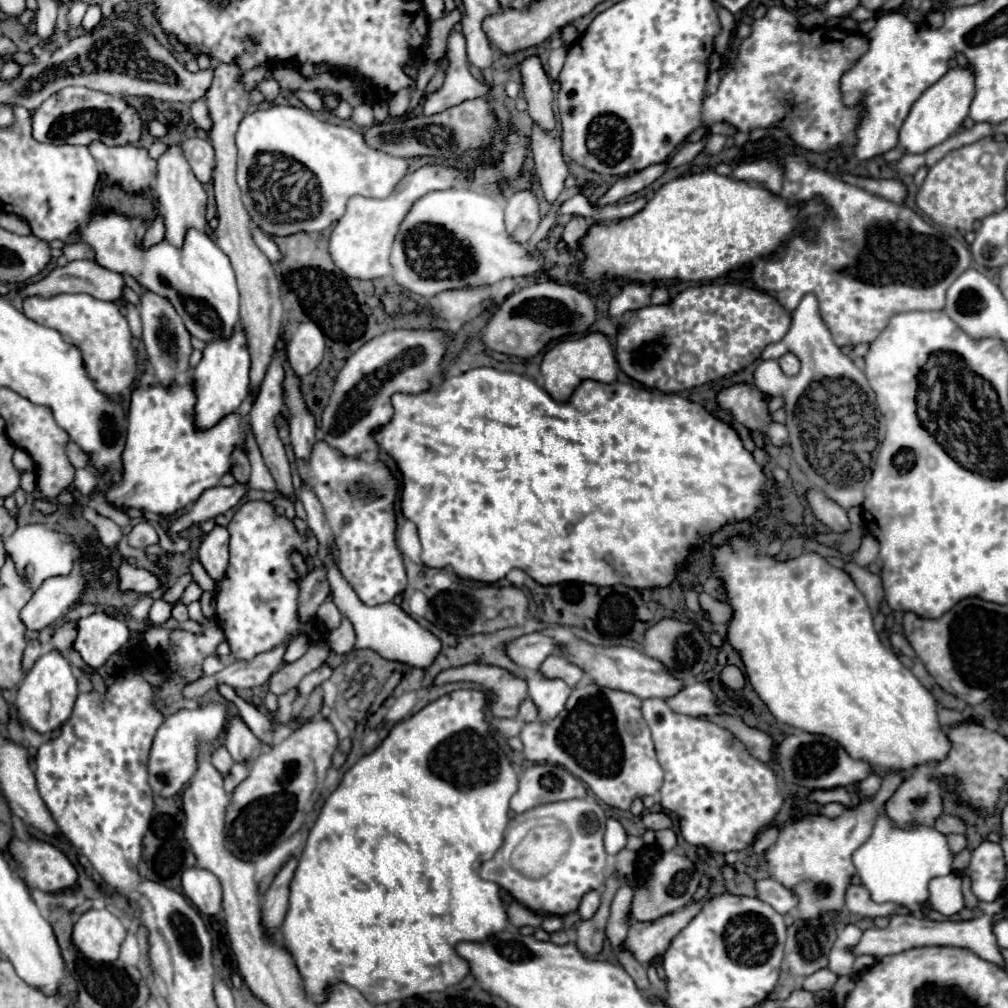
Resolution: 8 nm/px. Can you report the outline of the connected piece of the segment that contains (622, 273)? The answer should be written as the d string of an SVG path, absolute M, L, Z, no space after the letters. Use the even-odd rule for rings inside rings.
M707 170L707 172L701 172L701 174L691 174L691 176L685 176L685 178L677 178L677 180L669 182L669 184L665 184L663 188L659 188L653 194L653 198L649 200L649 204L639 214L635 214L635 216L631 216L627 220L621 220L617 224L591 226L585 240L581 240L581 244L583 244L583 276L587 276L591 280L599 280L601 276L607 276L607 278L633 276L633 280L671 280L671 278L677 278L677 280L715 280L715 278L727 274L727 270L749 264L757 256L767 256L767 254L775 252L785 240L789 240L793 236L793 230L797 226L795 214L797 214L795 208L789 208L789 204L785 204L779 196L771 194L767 188L749 186L747 182L733 180L729 176L721 176L721 174L713 172L713 170Z

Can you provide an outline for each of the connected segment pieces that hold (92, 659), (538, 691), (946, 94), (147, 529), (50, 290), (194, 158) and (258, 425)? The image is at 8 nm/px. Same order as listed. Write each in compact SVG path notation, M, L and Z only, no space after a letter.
M93 612L87 618L77 620L77 638L73 650L91 666L99 668L107 658L129 640L129 628L123 620L105 612Z
M535 672L529 678L529 698L539 708L539 720L551 720L561 712L571 688L561 678L547 678L543 672Z
M955 68L949 70L937 84L927 88L921 98L913 104L909 116L905 118L901 130L899 130L899 144L897 148L903 154L923 154L931 150L933 146L945 142L949 136L953 136L969 116L969 106L973 100L973 72L971 68Z
M139 522L139 524L133 526L133 530L127 534L127 542L129 542L129 546L133 546L133 548L145 550L147 546L157 544L157 542L159 542L159 536L157 536L157 530L153 528L151 522Z
M73 260L67 266L55 268L47 278L29 284L21 290L23 296L55 296L63 292L83 292L97 300L115 302L123 298L125 280L115 272L97 268L91 260Z
M191 138L185 140L181 144L197 180L201 184L211 182L211 172L213 172L213 146L209 144L209 140L201 140L201 138Z
M279 338L277 344L275 344L275 352L273 352L273 358L271 358L271 364L267 368L267 374L261 382L261 388L259 388L259 394L257 394L257 400L253 404L253 410L249 414L251 418L251 430L253 430L253 436L259 444L259 450L261 450L261 456L269 468L269 472L273 474L275 482L277 482L277 488L287 494L287 496L293 496L293 482L291 482L291 466L289 466L289 460L287 460L287 454L285 454L285 446L277 434L277 416L283 408L283 382L285 382L285 344L283 340Z

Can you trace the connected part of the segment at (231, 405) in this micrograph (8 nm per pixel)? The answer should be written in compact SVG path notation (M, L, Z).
M241 326L229 338L215 338L207 342L203 350L203 358L193 370L193 382L197 392L197 404L195 404L197 428L211 428L223 416L239 408L239 404L249 392L249 368L251 368L249 342Z

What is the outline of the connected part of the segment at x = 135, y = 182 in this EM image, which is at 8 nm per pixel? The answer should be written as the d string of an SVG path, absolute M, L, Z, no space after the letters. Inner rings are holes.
M89 144L89 150L109 182L121 184L129 192L151 192L155 160L147 156L145 148L105 148L105 144Z

